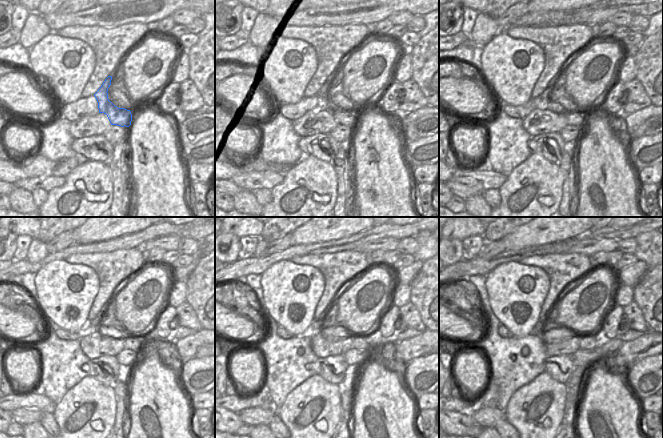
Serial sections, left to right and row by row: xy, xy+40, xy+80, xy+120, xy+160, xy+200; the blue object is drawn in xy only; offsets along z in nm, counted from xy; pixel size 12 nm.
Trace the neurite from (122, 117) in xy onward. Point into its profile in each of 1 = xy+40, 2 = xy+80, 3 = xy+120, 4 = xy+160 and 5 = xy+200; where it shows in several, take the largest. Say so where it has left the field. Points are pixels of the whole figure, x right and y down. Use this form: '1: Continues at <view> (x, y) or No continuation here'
1: Continues at xy+40 (346, 117)
2: Continues at xy+80 (576, 117)
3: Continues at xy+120 (134, 343)
4: Continues at xy+160 (358, 342)
5: Continues at xy+200 (589, 341).

